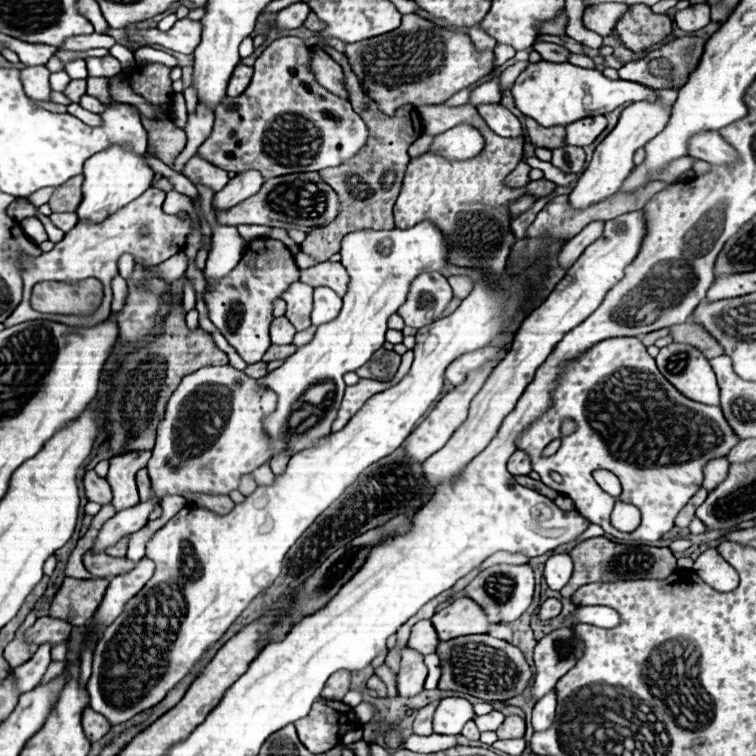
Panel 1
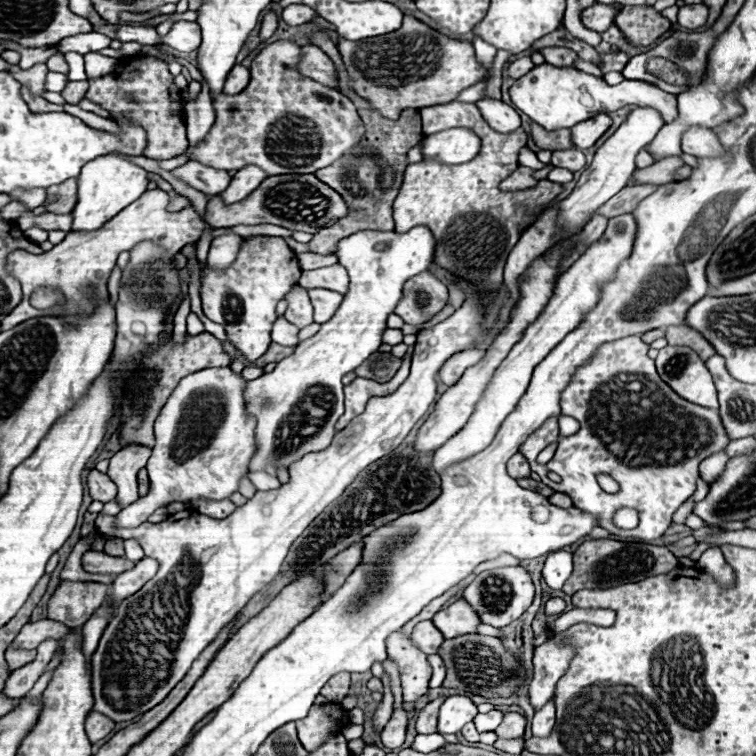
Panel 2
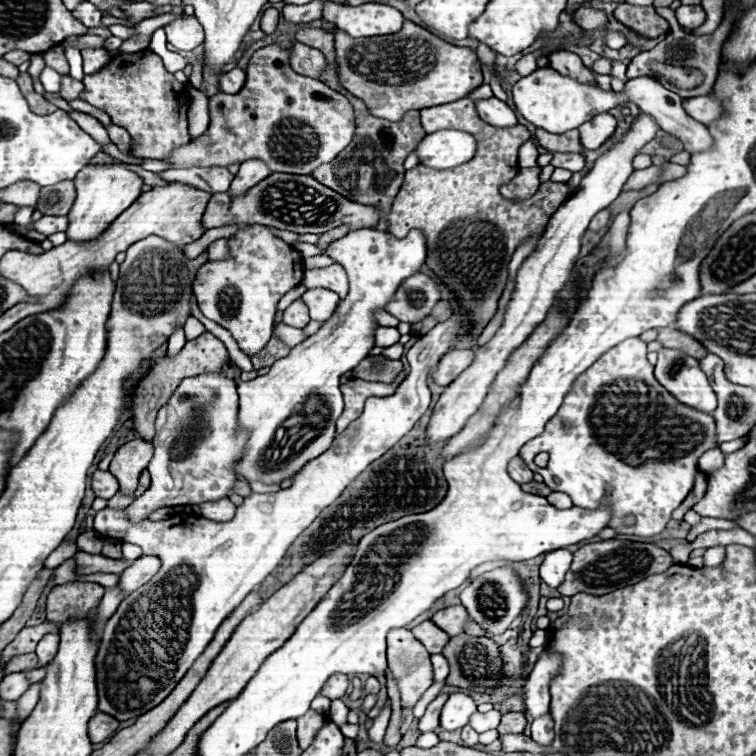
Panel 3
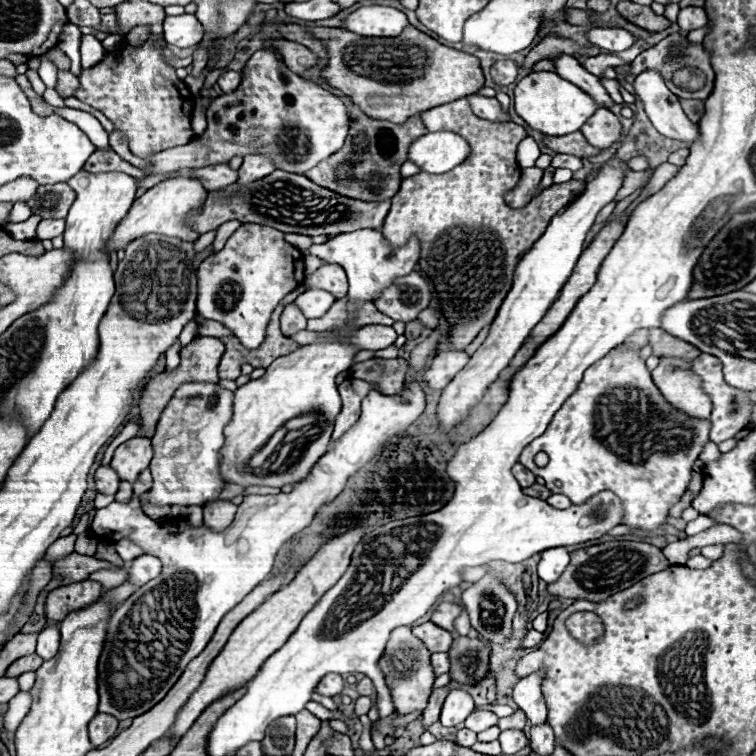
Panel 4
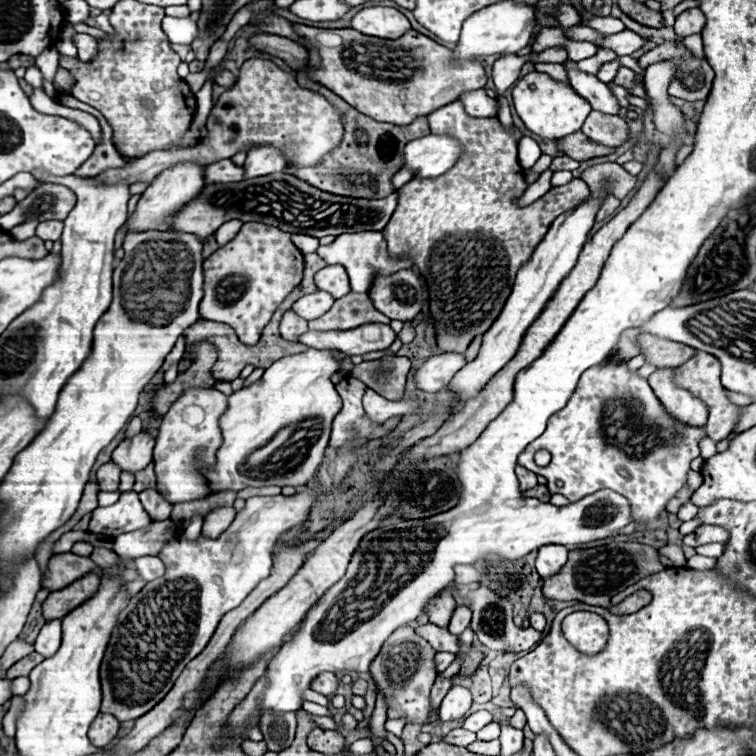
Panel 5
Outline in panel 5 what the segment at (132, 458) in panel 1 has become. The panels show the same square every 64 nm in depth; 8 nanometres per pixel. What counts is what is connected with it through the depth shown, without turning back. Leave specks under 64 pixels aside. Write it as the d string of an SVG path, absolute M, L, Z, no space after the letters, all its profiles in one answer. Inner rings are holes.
M140 432L116 446L116 450L112 452L112 462L118 464L122 472L136 474L152 462L152 448L154 438L146 432Z

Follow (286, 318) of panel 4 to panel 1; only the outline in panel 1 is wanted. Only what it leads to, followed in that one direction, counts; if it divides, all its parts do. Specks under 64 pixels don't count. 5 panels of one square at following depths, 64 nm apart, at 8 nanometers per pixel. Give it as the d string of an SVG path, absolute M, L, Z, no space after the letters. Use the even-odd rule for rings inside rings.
M294 282L282 294L282 300L288 304L286 318L296 326L296 330L310 328L310 310L312 310L312 292L314 288L304 282Z

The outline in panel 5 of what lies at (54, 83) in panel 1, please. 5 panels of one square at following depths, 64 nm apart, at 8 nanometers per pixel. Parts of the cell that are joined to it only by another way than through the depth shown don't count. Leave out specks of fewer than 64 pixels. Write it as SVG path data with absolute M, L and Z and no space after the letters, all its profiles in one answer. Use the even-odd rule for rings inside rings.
M54 48L44 50L44 52L36 58L36 66L40 68L42 76L44 76L48 82L52 82L52 80L54 80L54 74L56 74L56 70L58 70L58 52L56 52Z

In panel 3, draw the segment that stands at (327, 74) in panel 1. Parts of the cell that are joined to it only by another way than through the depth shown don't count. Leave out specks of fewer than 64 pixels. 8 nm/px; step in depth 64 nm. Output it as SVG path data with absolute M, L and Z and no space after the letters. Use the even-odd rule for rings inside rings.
M294 44L292 46L292 68L294 72L310 78L320 78L326 70L326 58L320 50L310 48L306 44Z

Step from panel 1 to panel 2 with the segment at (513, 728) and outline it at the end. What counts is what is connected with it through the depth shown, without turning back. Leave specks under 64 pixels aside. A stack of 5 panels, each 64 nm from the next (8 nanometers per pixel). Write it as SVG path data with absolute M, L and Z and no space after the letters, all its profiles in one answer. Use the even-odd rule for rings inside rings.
M508 720L498 726L496 734L498 738L522 738L524 726L526 726L526 720Z

